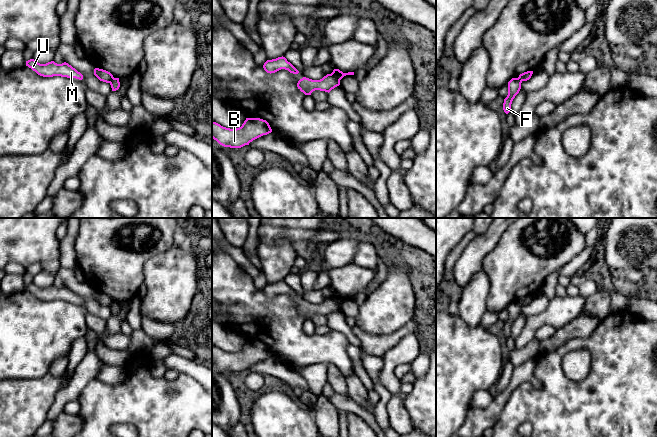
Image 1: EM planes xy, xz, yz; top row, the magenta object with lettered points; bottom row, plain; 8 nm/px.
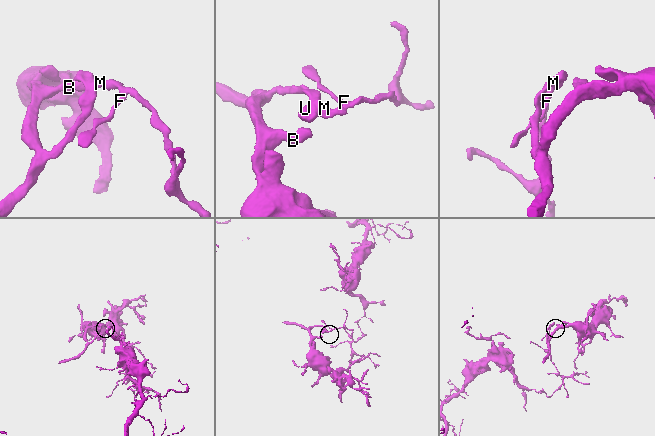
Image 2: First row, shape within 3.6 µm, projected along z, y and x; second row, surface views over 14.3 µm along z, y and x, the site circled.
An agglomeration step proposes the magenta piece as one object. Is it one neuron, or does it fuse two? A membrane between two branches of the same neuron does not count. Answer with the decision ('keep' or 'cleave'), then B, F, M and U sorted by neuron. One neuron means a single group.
cleave | B M U / F

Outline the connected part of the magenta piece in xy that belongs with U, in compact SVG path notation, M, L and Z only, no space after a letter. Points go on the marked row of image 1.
M30 59L26 61L26 66L43 77L61 76L67 78L76 78L79 80L83 79L83 75L66 62L57 64L54 61L51 61L46 64L40 64L34 59Z

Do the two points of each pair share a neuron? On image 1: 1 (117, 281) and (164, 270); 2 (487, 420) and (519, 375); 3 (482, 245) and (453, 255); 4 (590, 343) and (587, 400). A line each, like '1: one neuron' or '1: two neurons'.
1: two neurons
2: one neuron
3: two neurons
4: one neuron

